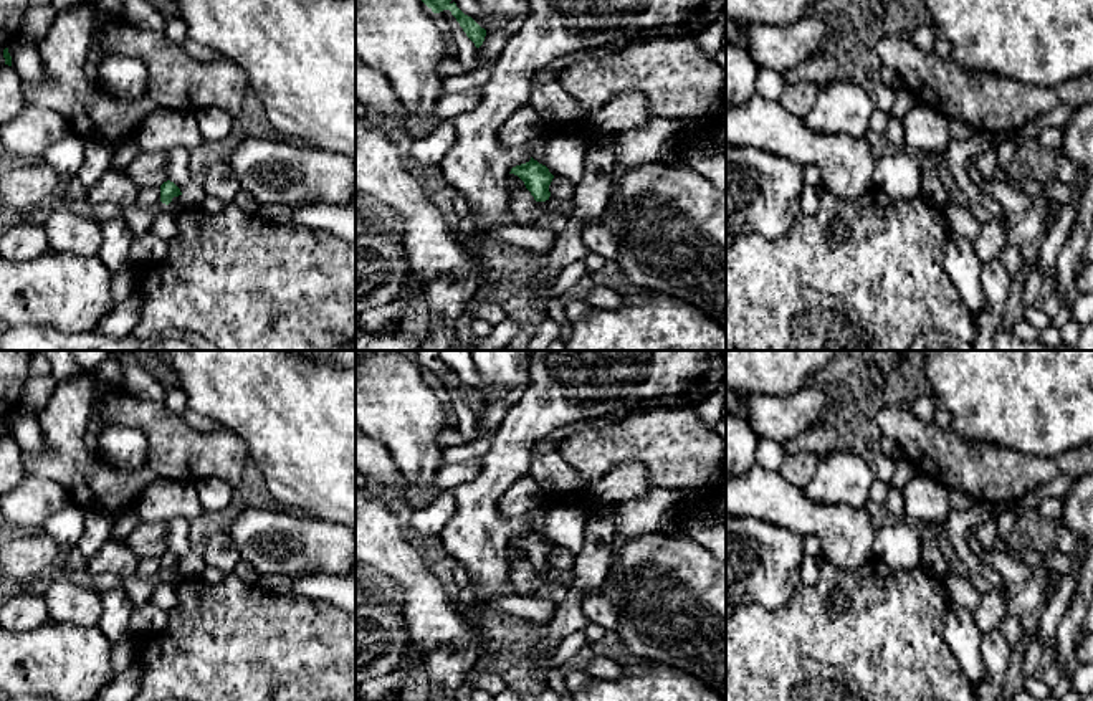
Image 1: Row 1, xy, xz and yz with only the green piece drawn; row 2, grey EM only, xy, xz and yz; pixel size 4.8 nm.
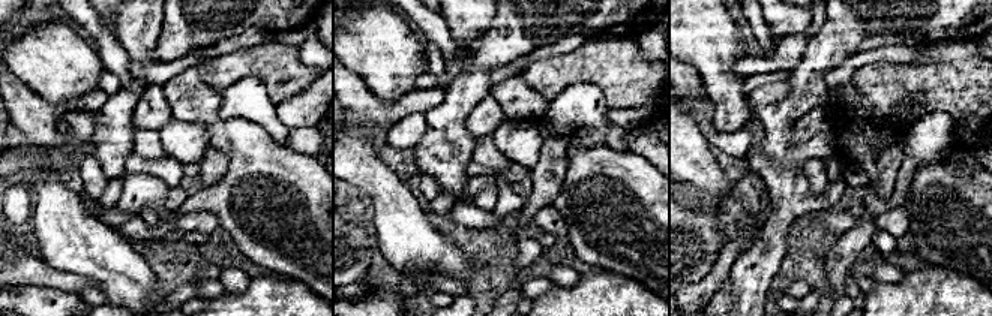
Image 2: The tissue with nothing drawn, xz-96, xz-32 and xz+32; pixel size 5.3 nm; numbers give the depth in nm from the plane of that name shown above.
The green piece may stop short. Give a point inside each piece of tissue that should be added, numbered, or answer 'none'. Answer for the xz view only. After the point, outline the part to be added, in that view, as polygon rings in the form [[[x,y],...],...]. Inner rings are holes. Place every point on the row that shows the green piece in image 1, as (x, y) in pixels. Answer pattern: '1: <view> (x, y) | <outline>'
1: xz (548, 219) | [[[547,200],[541,202],[541,208],[541,217],[534,222],[534,225],[546,227],[556,235],[564,231],[564,228],[567,227],[567,217],[551,212],[547,207]]]

